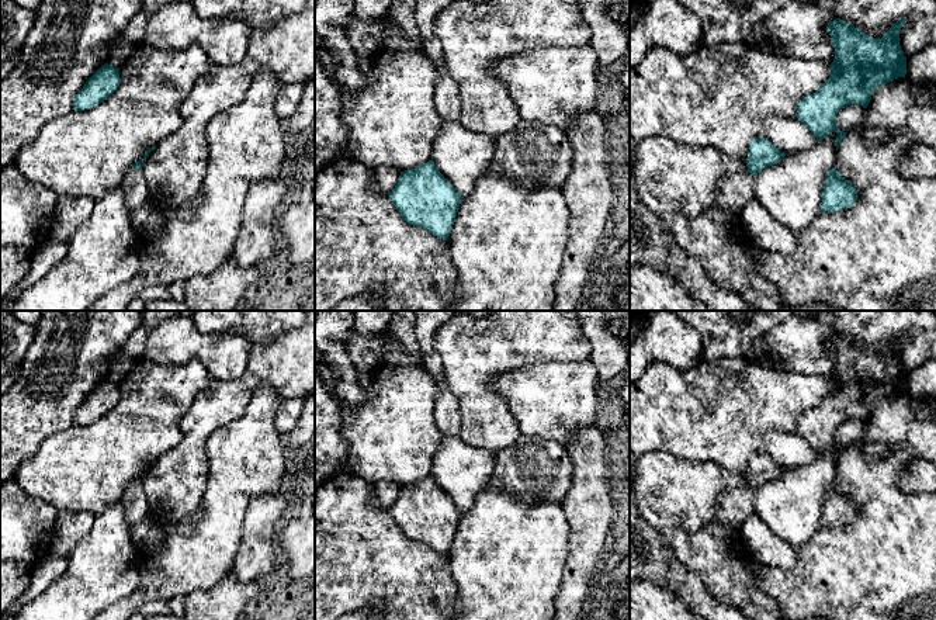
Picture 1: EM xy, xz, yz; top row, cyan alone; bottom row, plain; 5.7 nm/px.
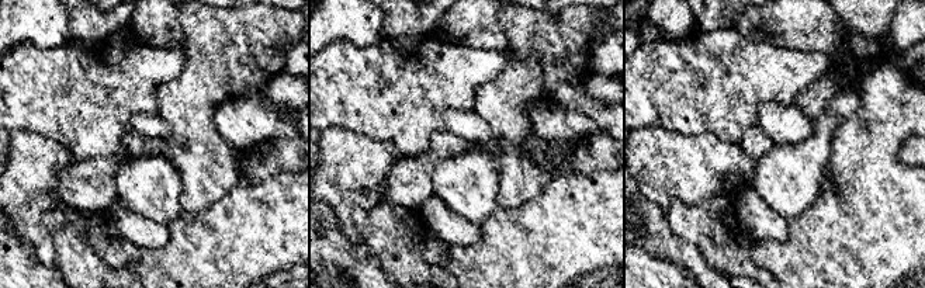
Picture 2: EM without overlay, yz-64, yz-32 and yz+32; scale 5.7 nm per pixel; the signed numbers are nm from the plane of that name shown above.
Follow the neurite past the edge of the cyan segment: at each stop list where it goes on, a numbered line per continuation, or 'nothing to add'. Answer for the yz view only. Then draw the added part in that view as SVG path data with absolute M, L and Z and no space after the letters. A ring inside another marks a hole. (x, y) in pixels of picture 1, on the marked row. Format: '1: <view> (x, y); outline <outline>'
1: yz (734, 193); outline M750 173L720 177L713 208L741 215L743 208L755 198L753 183L755 177Z

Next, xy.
1: xy (134, 184); outline M131 167L126 172L119 188L125 194L126 208L131 217L141 205L148 202L148 183L142 170Z

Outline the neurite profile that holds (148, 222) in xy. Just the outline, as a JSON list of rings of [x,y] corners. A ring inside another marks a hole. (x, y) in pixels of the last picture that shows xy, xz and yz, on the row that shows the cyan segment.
[[[150,202],[141,205],[132,215],[132,226],[142,239],[153,239],[160,235],[166,222],[166,214],[156,209]]]

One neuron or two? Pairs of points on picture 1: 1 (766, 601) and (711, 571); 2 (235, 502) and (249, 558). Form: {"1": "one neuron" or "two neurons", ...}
{"1": "one neuron", "2": "two neurons"}

